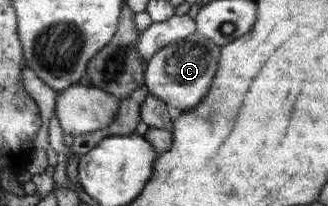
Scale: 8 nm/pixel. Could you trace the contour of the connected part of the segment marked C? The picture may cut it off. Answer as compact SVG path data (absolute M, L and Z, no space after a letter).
M196 33L156 52L154 57L145 62L145 85L148 93L182 112L194 108L209 92L219 66L221 49L221 46L213 44L207 37Z

